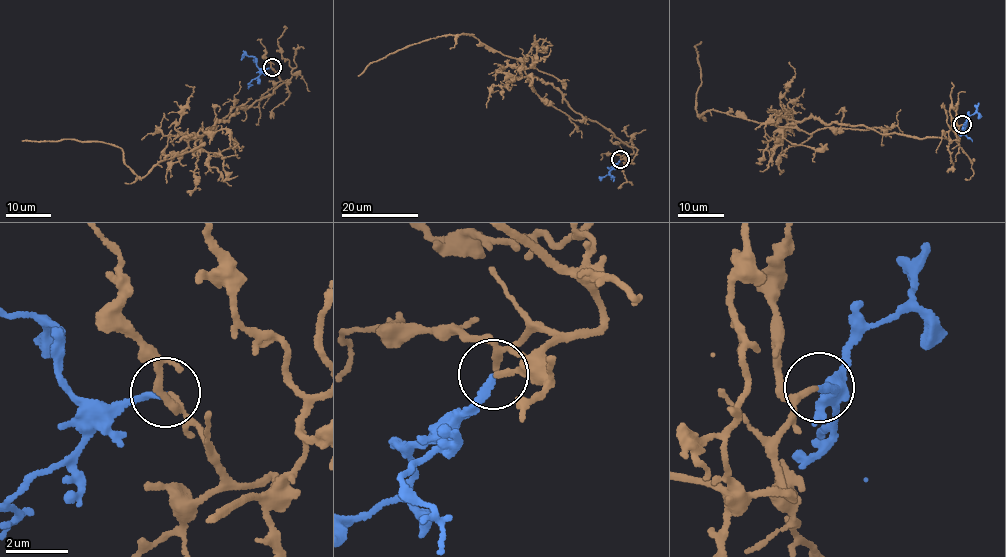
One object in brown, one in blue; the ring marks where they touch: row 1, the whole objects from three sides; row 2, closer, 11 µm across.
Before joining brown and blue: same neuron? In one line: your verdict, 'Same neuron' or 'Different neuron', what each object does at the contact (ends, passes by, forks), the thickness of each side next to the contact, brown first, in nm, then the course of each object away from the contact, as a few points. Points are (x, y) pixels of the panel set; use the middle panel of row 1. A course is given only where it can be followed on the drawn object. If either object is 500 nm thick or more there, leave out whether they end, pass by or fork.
Same neuron. At the ring brown passes by. At the ring blue ends. Thickness 170 nm (brown) against 220 nm. Course of brown: (620, 158), (633, 150), (472, 36), (401, 48), (357, 76). Course of blue: (620, 159), (600, 179)

